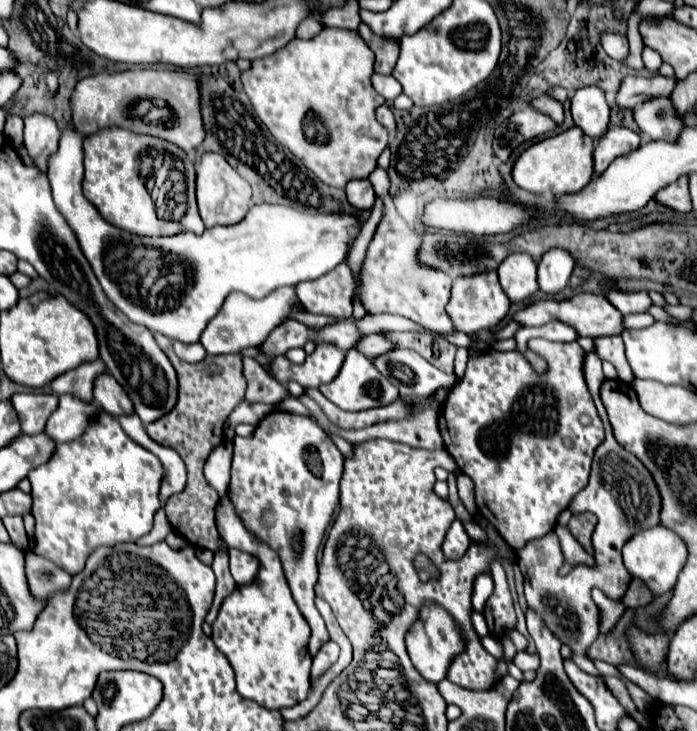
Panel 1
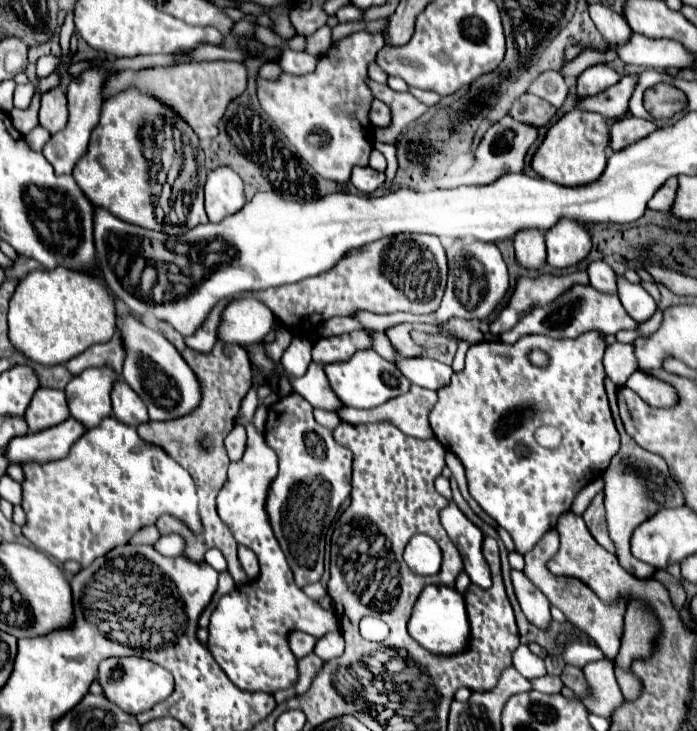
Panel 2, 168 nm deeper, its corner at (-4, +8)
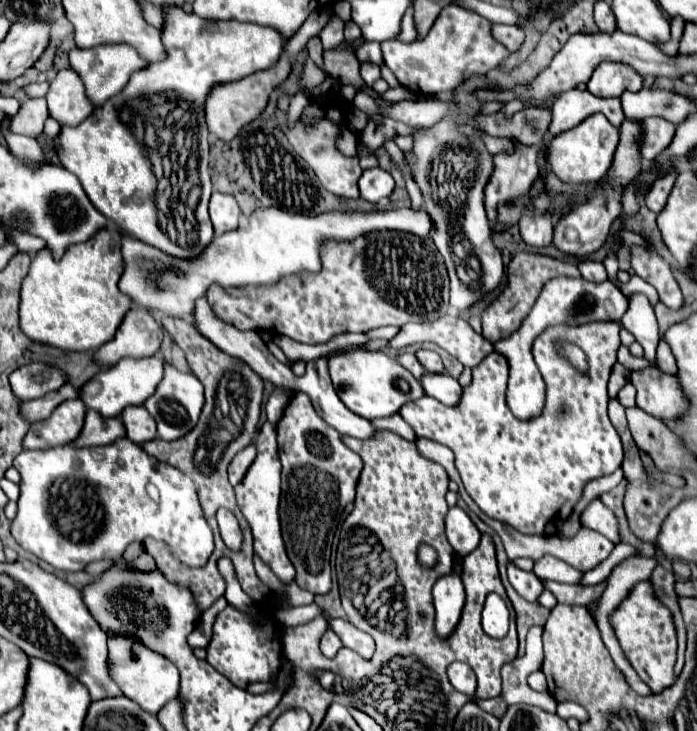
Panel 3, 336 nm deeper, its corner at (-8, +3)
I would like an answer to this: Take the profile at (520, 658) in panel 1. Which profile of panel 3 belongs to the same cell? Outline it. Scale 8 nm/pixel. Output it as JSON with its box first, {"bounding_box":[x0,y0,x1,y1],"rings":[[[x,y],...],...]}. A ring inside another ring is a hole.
{"bounding_box":[529,669,547,691],"rings":[[[539,669],[535,673],[529,675],[529,685],[535,689],[535,691],[547,691],[547,679],[545,679],[545,673]]]}

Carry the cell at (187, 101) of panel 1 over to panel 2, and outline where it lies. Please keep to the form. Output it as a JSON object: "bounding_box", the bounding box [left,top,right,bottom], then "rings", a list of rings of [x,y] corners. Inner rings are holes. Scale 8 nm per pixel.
{"bounding_box":[105,62,247,140],"rings":[[[189,62],[175,64],[169,68],[145,68],[139,72],[121,70],[107,80],[105,98],[121,92],[123,88],[137,86],[147,94],[163,100],[165,106],[173,108],[195,132],[201,140],[215,138],[219,134],[219,120],[223,112],[235,96],[241,96],[247,88],[247,66],[243,62]]]}

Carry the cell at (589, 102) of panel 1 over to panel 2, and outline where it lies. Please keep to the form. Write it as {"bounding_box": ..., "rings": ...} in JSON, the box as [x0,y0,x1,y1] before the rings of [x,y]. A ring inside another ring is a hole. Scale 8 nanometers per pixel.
{"bounding_box":[577,64,621,96],"rings":[[[595,64],[587,68],[579,78],[577,78],[577,94],[579,96],[595,96],[603,88],[609,88],[617,84],[621,76],[607,64]]]}

